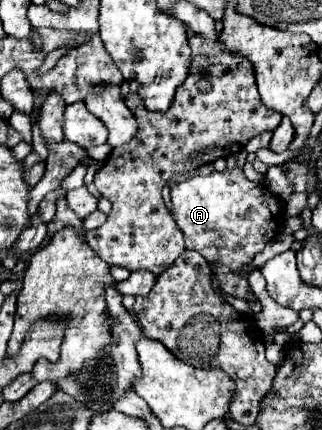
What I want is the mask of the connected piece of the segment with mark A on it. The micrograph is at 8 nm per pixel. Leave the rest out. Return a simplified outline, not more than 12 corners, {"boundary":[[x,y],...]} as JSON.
{"boundary":[[240,167],[172,185],[186,249],[224,293],[278,235],[280,201]]}

